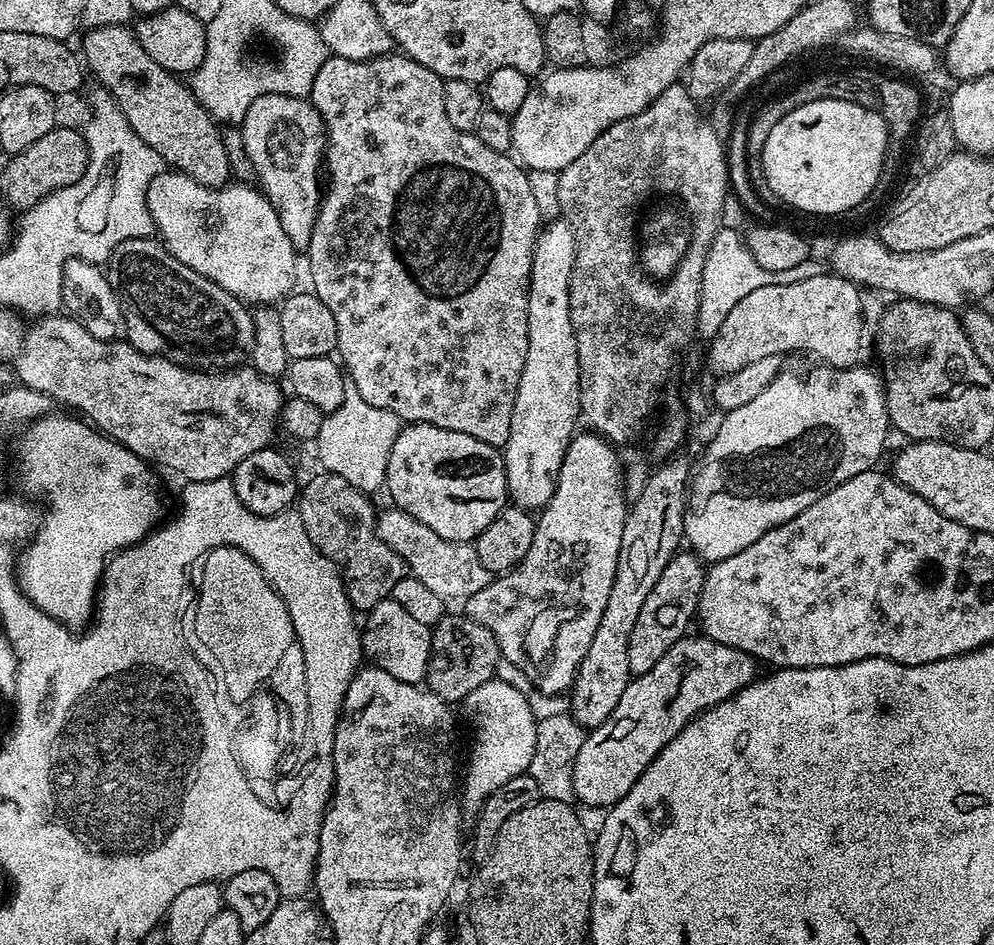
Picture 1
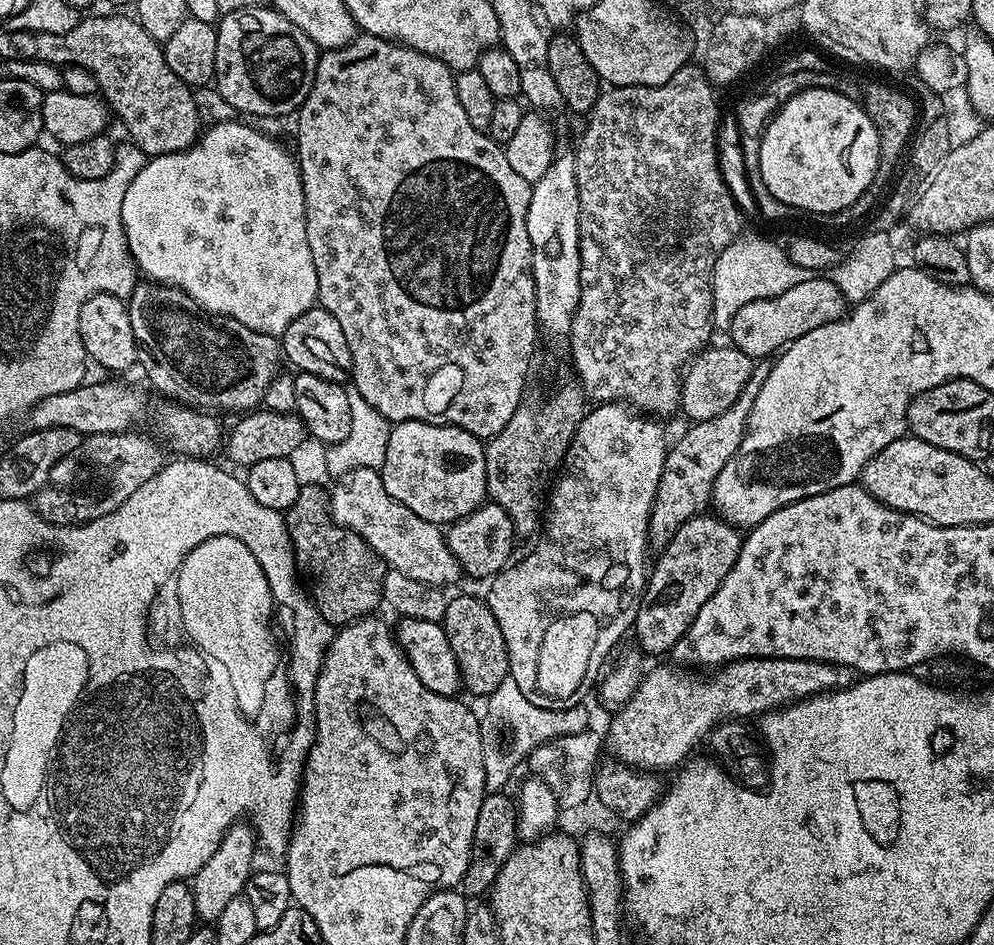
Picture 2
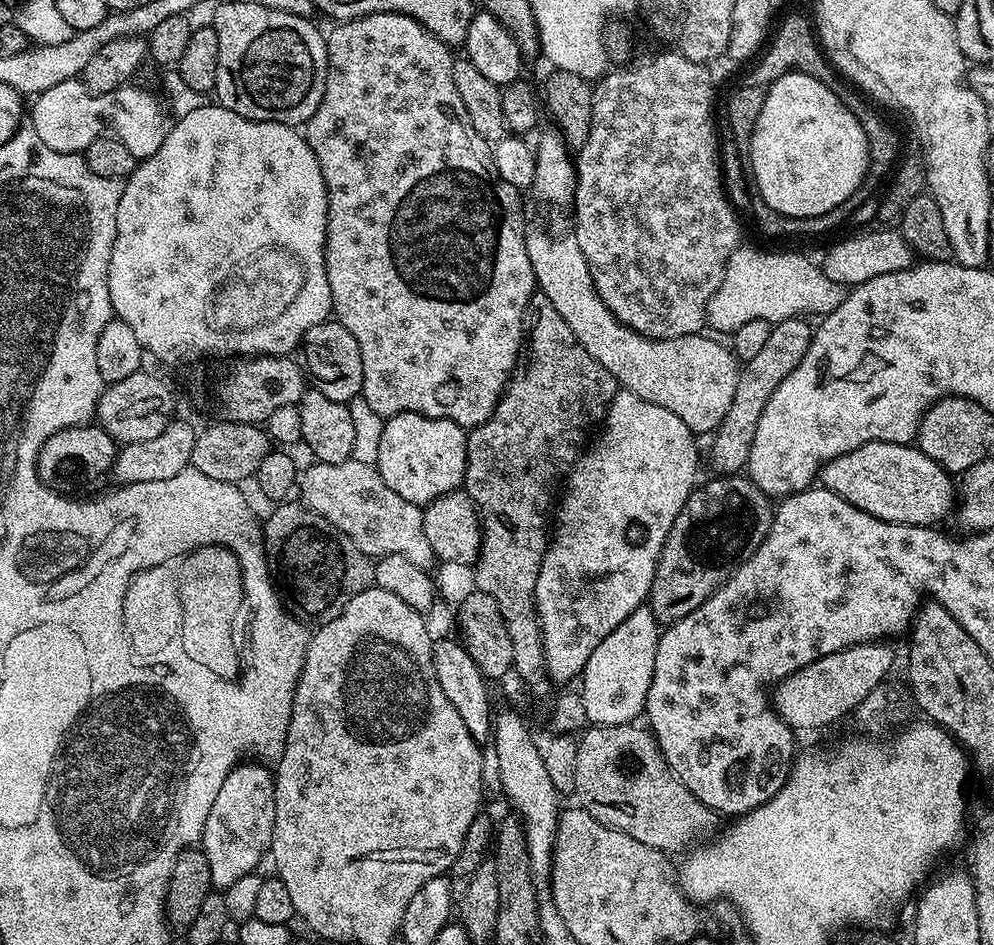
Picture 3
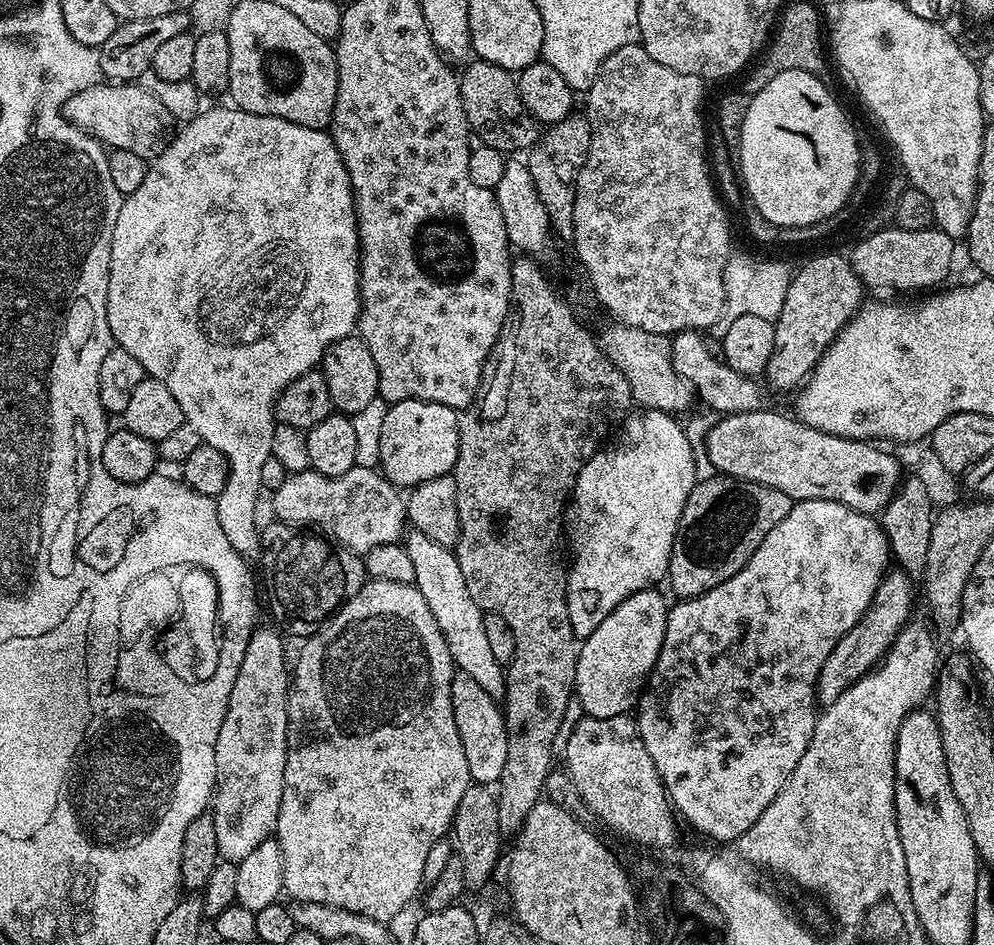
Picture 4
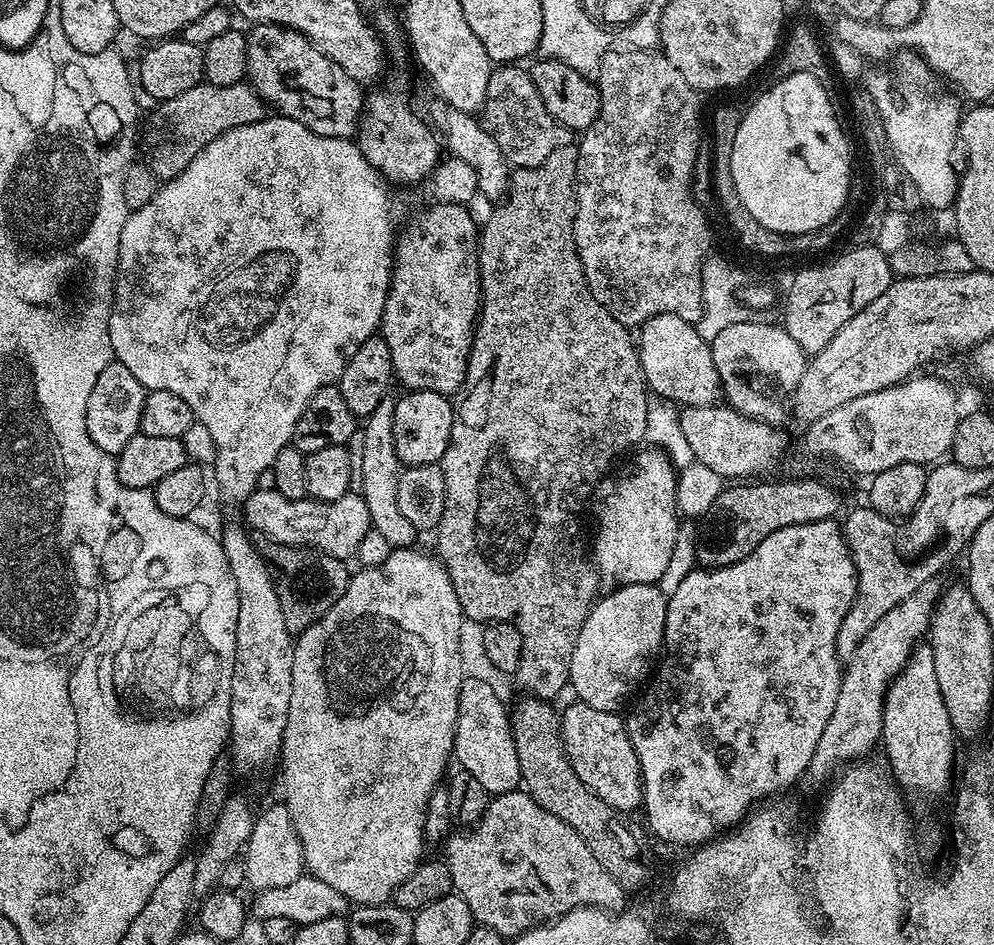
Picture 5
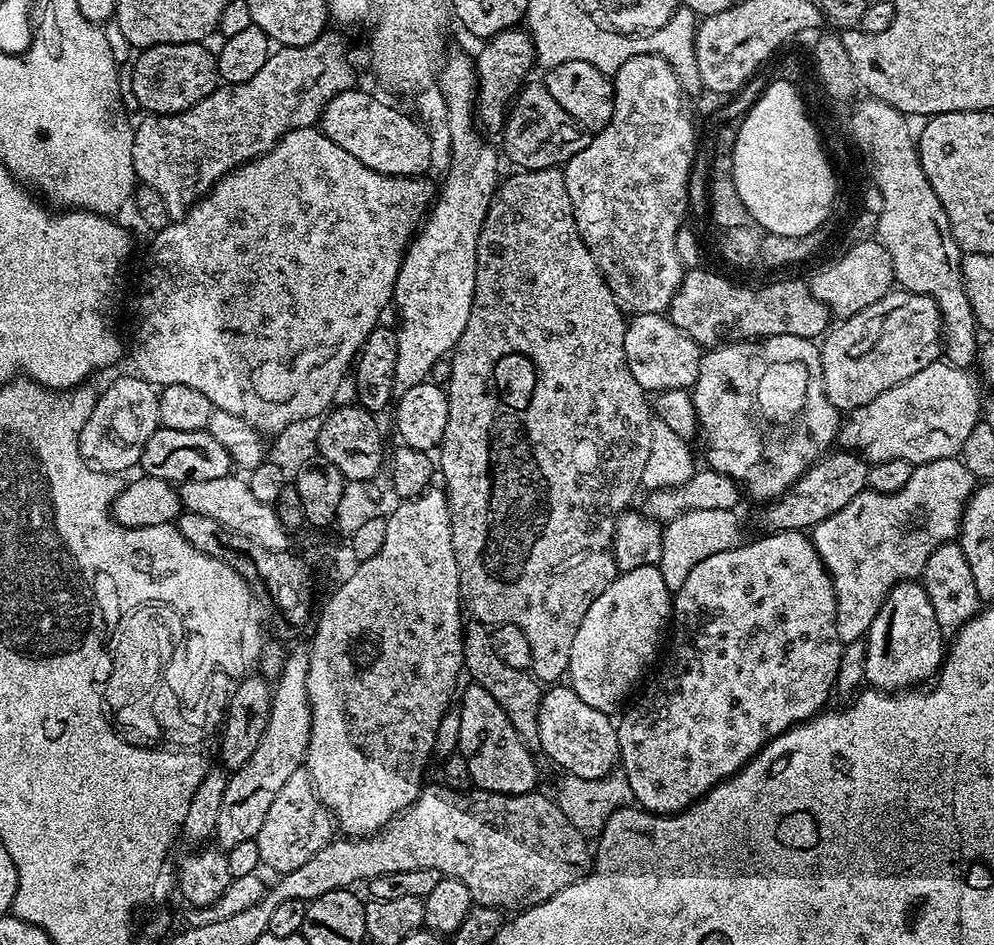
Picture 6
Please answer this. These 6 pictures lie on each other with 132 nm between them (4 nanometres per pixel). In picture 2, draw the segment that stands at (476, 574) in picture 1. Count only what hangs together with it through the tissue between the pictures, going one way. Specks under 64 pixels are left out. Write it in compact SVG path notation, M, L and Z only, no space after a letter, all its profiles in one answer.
M354 468L330 488L330 511L332 519L358 534L370 545L389 568L407 574L418 582L437 586L449 586L461 579L460 563L450 550L441 525L418 518L414 510L402 506L390 494L386 494L379 471L374 468Z

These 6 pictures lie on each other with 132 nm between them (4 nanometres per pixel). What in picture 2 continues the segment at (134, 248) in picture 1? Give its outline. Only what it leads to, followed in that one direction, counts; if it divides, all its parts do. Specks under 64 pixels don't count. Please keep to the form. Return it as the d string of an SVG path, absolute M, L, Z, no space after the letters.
M137 283L133 287L132 295L127 297L126 303L130 326L134 329L134 338L140 351L138 364L139 367L144 367L149 382L168 396L166 398L169 401L197 410L247 414L259 409L270 382L282 368L281 341L265 332L250 330L242 326L242 322L229 316L196 316L196 301L190 299L182 289L174 288L171 284L143 283Z

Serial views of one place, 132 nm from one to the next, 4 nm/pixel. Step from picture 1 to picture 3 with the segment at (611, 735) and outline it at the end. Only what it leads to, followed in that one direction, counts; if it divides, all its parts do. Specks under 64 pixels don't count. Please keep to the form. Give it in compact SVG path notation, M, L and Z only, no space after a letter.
M873 642L870 644L859 644L850 646L841 652L826 654L790 674L785 680L775 685L770 692L770 703L782 720L793 728L797 733L816 732L819 728L828 728L831 724L839 722L843 716L851 717L859 708L874 689L881 687L885 682L884 679L892 672L892 663L895 662L896 656L892 653L892 648L888 642Z

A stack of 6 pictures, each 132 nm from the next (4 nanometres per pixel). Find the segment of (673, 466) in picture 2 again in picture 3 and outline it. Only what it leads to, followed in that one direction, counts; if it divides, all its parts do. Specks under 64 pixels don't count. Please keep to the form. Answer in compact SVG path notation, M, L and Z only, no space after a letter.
M793 318L783 320L781 324L771 325L766 342L762 345L762 350L754 358L746 361L740 368L740 377L737 382L737 390L734 392L733 404L726 411L726 416L722 418L716 437L716 472L720 474L736 474L747 465L748 455L750 454L750 446L754 442L754 434L758 430L758 420L762 418L762 410L766 410L766 402L770 402L770 394L774 394L774 390L782 382L782 378L786 378L786 374L790 374L790 370L794 370L798 366L798 362L802 362L802 358L806 354L806 350L812 341L813 325L807 324L807 319Z

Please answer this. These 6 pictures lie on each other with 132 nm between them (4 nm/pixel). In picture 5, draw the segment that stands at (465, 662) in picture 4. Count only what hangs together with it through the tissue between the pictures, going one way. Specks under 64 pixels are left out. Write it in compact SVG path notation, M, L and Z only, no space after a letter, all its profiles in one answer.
M385 397L365 419L360 439L362 454L358 456L358 474L362 476L360 494L370 510L372 528L385 536L392 548L411 548L415 545L418 530L403 517L398 505L398 478L402 471L400 459L394 448L394 402Z

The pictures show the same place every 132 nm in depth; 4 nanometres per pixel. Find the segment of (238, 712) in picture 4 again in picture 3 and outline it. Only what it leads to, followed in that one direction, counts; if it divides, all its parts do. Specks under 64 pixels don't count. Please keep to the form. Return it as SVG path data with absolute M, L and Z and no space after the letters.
M241 762L222 782L222 790L218 790L218 798L214 798L214 806L210 806L210 814L206 818L202 850L206 854L206 862L210 864L212 887L223 890L234 886L238 878L253 875L257 871L260 859L265 859L272 846L274 830L274 776L268 772L263 763L247 764Z

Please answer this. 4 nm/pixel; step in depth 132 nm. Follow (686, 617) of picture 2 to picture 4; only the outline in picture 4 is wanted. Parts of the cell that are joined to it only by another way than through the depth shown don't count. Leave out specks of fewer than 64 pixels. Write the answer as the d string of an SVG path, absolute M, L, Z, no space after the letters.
M716 474L710 480L702 480L693 486L689 494L685 508L682 510L681 520L678 522L676 537L673 542L673 552L668 559L668 575L666 584L672 587L672 592L680 600L692 600L695 596L706 594L714 590L726 578L734 578L746 562L762 546L762 538L790 514L793 500L782 490L774 490L774 486L762 486L755 484L752 480L736 480L732 476Z

